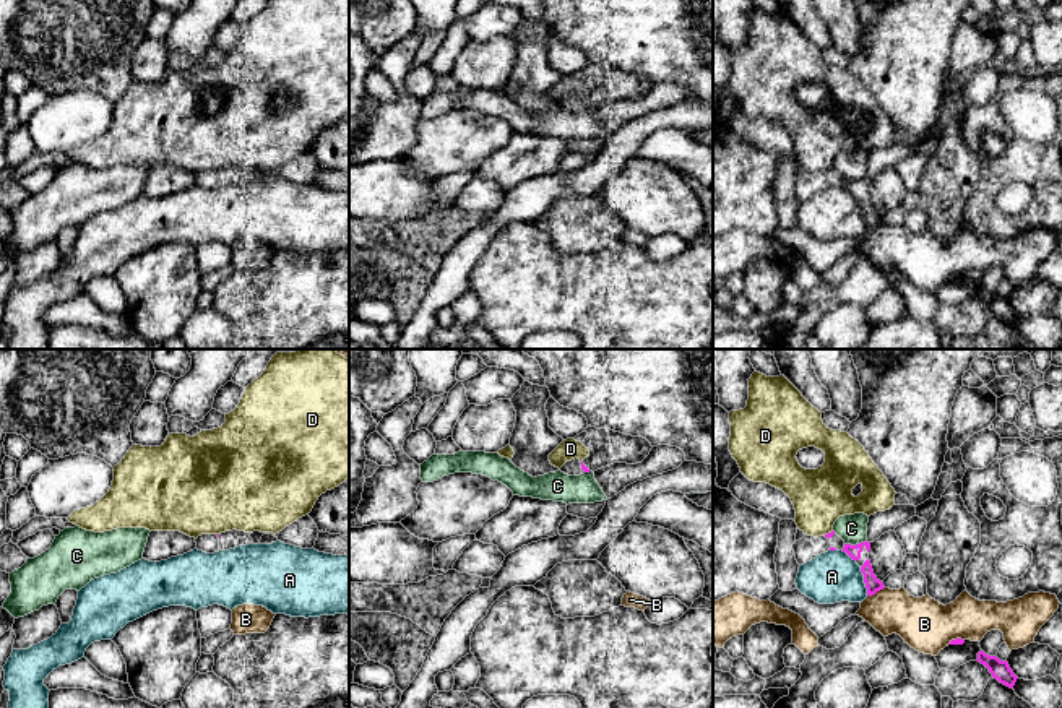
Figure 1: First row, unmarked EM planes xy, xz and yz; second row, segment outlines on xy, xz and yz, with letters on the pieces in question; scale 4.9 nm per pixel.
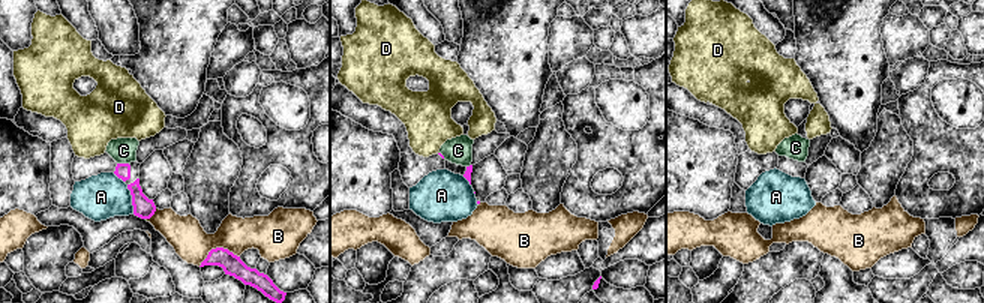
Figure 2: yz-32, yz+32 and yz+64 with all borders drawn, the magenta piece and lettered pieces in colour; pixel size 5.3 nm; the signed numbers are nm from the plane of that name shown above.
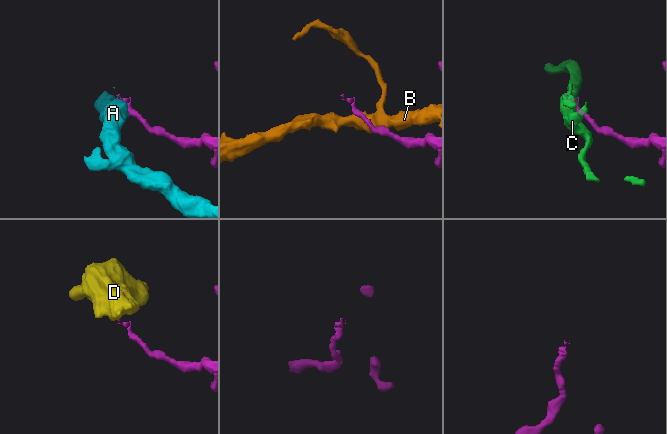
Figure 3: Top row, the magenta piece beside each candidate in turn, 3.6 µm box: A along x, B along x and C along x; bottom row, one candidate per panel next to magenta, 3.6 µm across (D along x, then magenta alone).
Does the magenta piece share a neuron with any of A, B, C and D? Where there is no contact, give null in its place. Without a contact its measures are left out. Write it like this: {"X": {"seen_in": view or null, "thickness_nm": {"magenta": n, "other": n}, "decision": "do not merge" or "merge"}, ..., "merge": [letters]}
{"A": {"seen_in": "yz", "thickness_nm": {"magenta": 70, "other": 260}, "decision": "do not merge"}, "B": {"seen_in": "yz", "thickness_nm": {"magenta": 70, "other": 220}, "decision": "do not merge"}, "C": {"seen_in": "yz", "thickness_nm": {"magenta": 60, "other": 140}, "decision": "do not merge"}, "D": {"seen_in": "yz", "thickness_nm": {"magenta": 20, "other": 280}, "decision": "do not merge"}, "merge": []}

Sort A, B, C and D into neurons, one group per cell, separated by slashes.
A / B / C / D

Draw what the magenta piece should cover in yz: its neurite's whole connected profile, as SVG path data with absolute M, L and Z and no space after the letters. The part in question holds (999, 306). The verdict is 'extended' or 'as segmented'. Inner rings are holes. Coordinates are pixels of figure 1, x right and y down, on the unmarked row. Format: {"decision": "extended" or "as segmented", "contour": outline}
{"decision": "as segmented", "contour": "M984 287L978 289L976 297L984 300L992 313L997 315L1000 320L1013 325L1018 313L1013 310L1007 297L1000 297L997 292L989 292Z"}

